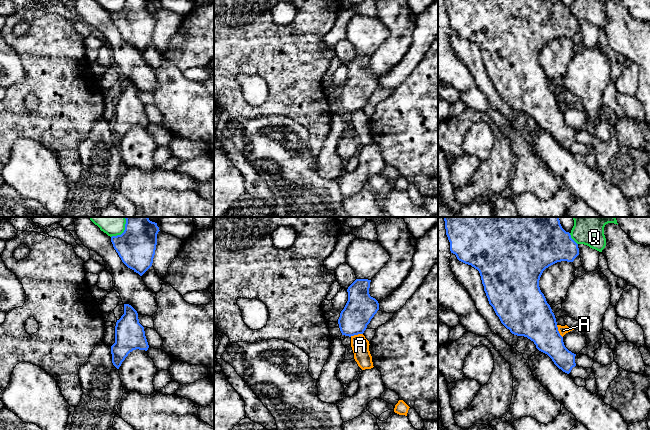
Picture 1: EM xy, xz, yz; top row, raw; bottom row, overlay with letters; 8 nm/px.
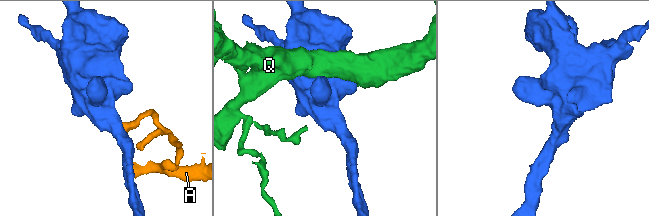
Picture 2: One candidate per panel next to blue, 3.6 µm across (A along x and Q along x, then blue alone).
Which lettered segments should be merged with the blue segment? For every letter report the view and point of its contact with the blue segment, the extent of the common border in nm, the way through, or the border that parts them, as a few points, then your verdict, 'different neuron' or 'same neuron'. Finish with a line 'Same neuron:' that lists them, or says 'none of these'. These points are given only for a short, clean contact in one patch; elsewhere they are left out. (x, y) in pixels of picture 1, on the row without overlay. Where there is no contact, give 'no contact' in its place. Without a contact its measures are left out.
A: meets blue in xz at (356, 110); contact 110 nm long; border along xz (362, 109), (350, 112); different neuron
Q: meets blue in yz at (572, 15); contact 120 nm long; different neuron
Same neuron: none of these

